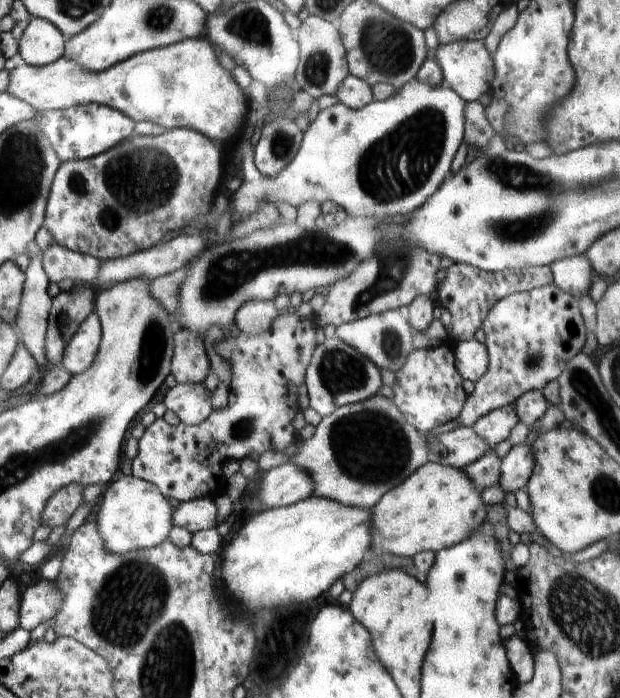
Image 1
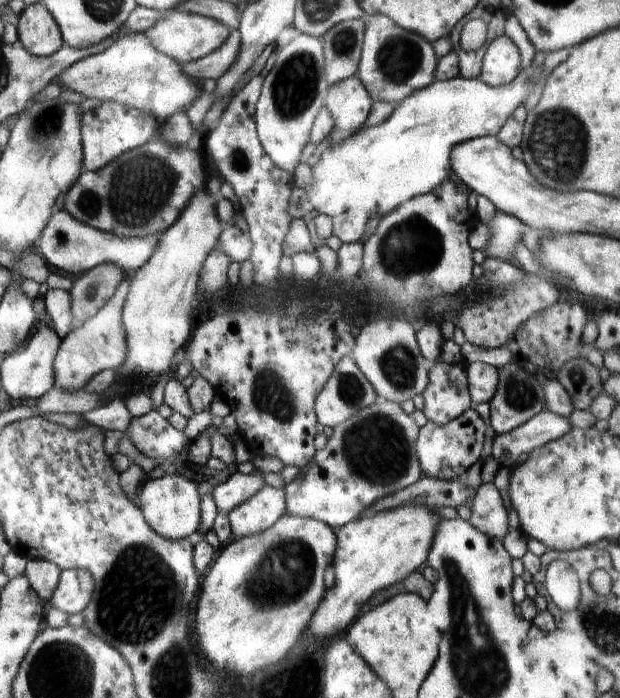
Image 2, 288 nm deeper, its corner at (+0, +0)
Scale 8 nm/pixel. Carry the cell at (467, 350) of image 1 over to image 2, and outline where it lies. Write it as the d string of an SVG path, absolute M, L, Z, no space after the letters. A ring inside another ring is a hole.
M469 362L467 368L467 380L469 380L469 390L471 390L471 400L477 406L479 402L493 400L497 392L497 382L499 374L497 368L485 362Z

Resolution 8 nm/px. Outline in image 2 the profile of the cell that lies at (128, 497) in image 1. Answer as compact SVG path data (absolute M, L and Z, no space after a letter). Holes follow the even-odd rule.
M163 476L159 480L147 480L141 490L141 510L147 516L149 526L169 540L187 540L187 536L199 532L203 528L203 496L199 494L197 482L185 476Z

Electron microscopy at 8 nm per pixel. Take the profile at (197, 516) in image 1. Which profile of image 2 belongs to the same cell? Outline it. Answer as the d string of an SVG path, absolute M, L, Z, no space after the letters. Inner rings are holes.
M259 470L253 474L235 472L229 476L229 480L223 486L213 488L213 494L219 504L219 510L227 510L231 514L235 508L239 508L241 504L245 504L247 500L263 492L263 488L267 488L265 472L259 472Z

